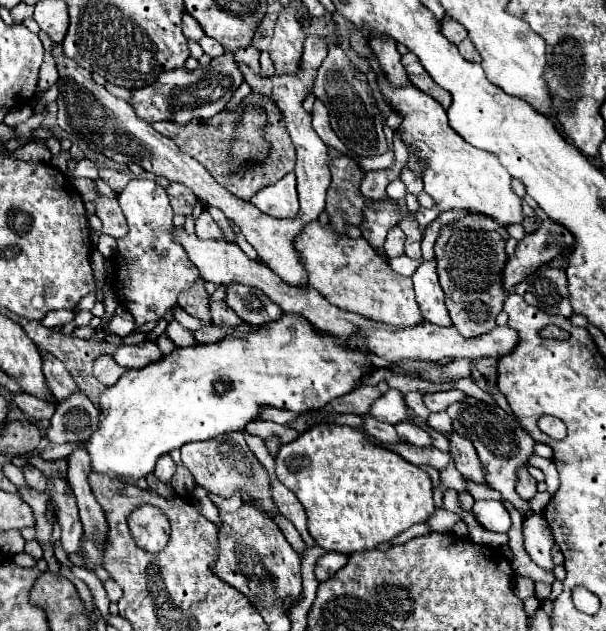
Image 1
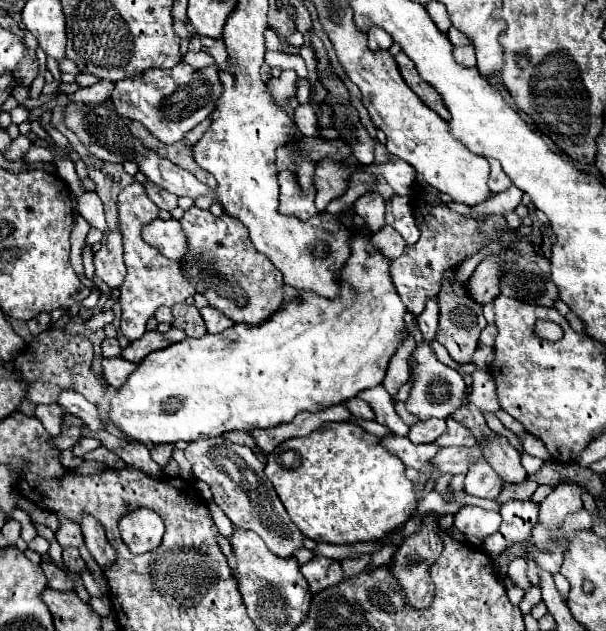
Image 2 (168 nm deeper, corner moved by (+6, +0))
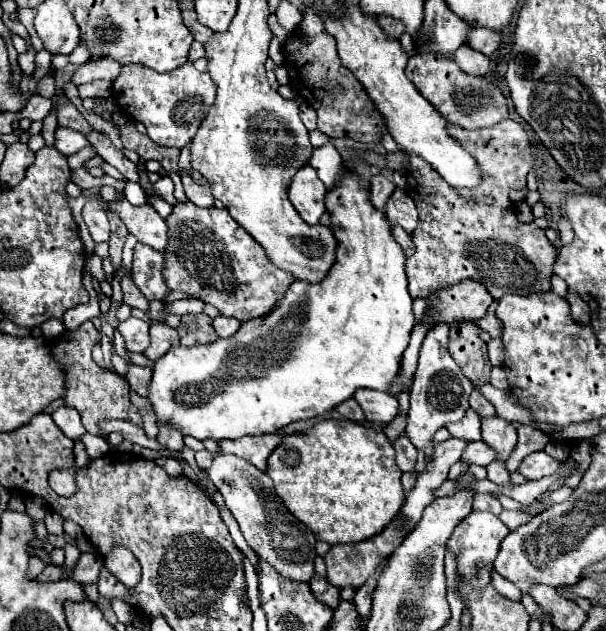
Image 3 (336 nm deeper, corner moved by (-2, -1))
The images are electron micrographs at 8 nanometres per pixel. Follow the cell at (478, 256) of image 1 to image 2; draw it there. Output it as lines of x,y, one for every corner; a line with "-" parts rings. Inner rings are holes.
449,271
443,277
443,287
439,291
437,303
439,303
439,329
437,329
437,341
449,351
451,359
459,365
469,363
473,357
473,351
477,349
477,341
479,341
479,333
481,329
487,325
485,317
483,317
483,307
479,303
475,303
473,299
467,297
465,287
463,285
451,285
453,279
453,271

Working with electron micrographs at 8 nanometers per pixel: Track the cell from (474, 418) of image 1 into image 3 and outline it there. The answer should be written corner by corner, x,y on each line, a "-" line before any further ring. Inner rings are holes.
475,494
473,510
489,510
493,514
501,514
501,502
493,494

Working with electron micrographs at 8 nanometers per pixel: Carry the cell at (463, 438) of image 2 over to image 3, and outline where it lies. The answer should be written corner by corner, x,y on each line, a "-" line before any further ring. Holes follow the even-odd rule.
471,408
465,412
461,422
449,424
445,428
449,430
449,434
453,438
461,438
461,440
467,440
467,442
481,440
481,420
479,420
479,416

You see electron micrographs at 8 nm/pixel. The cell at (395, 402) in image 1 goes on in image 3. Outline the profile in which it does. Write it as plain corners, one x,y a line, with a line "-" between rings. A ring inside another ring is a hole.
349,398
341,406
337,406
337,412
343,414
345,418
353,420
353,422
363,422
365,420
365,412
361,412
361,406
357,404
355,398

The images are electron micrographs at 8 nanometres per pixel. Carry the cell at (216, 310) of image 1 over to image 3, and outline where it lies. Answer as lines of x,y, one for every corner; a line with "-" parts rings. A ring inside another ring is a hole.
217,316
217,318
213,320
213,328
217,330
217,334
219,334
221,338
229,338
231,334
235,334
235,332
239,330
239,326
241,326
241,322
239,322
237,318

